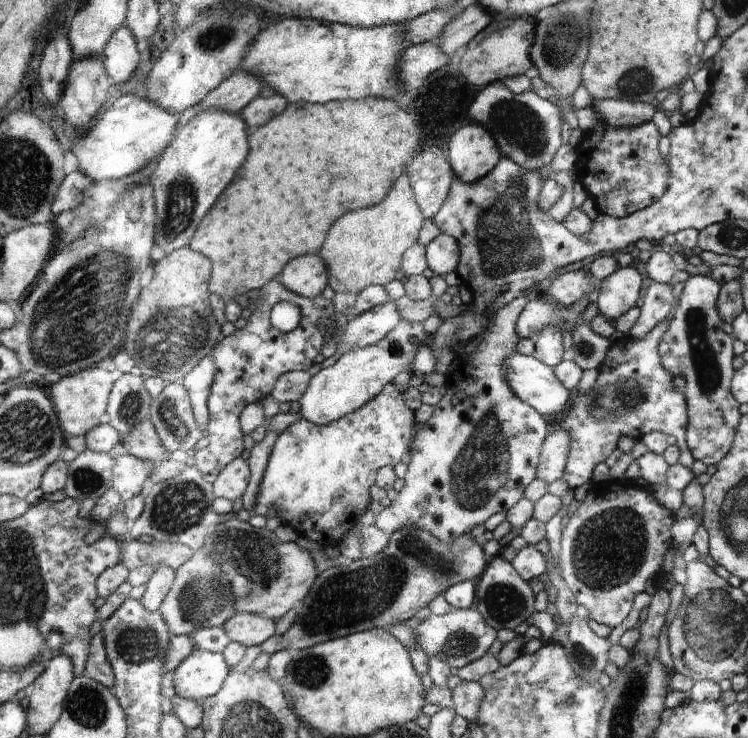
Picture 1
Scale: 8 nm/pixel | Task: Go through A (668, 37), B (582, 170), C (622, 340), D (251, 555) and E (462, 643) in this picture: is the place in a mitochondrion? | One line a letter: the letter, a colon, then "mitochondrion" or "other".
A: other
B: other
C: other
D: mitochondrion
E: mitochondrion

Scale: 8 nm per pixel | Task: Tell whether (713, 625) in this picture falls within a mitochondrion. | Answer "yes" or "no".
yes

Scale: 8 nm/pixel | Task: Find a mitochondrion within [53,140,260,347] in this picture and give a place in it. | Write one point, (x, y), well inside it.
(182, 200)

